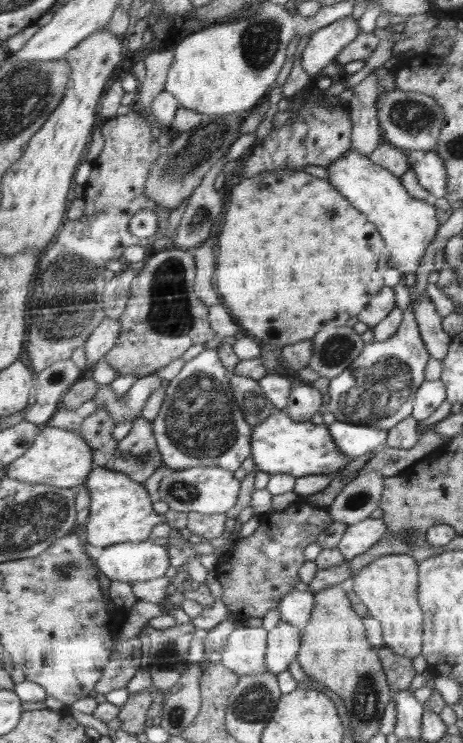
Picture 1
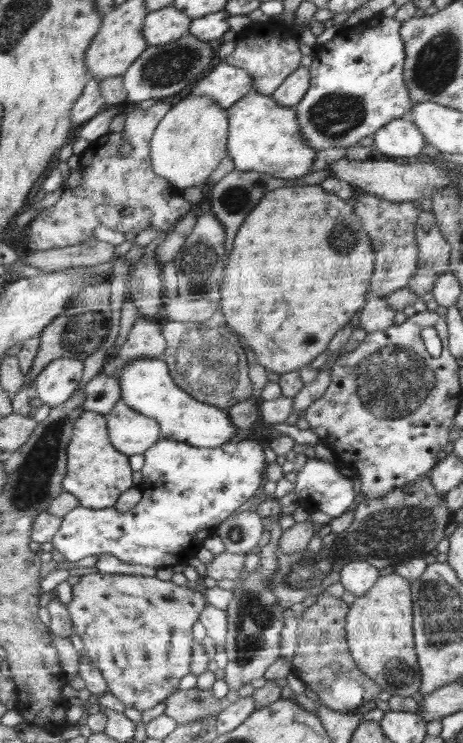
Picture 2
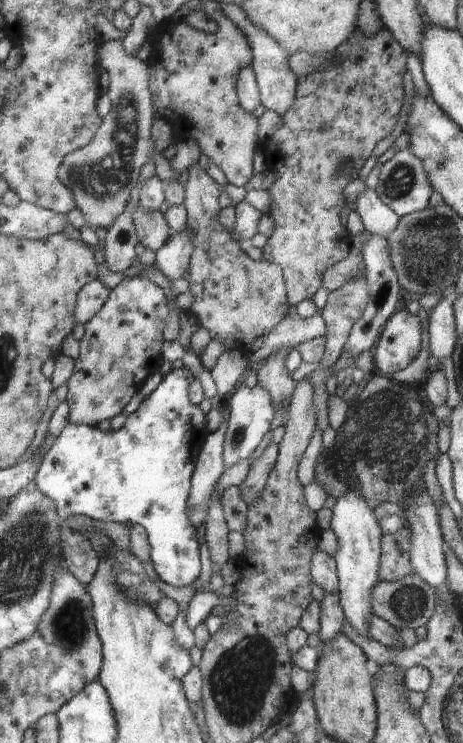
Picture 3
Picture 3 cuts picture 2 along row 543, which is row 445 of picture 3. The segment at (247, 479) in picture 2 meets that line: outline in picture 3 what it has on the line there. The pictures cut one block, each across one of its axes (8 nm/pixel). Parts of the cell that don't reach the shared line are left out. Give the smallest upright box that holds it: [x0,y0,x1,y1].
[36,367,210,586]

